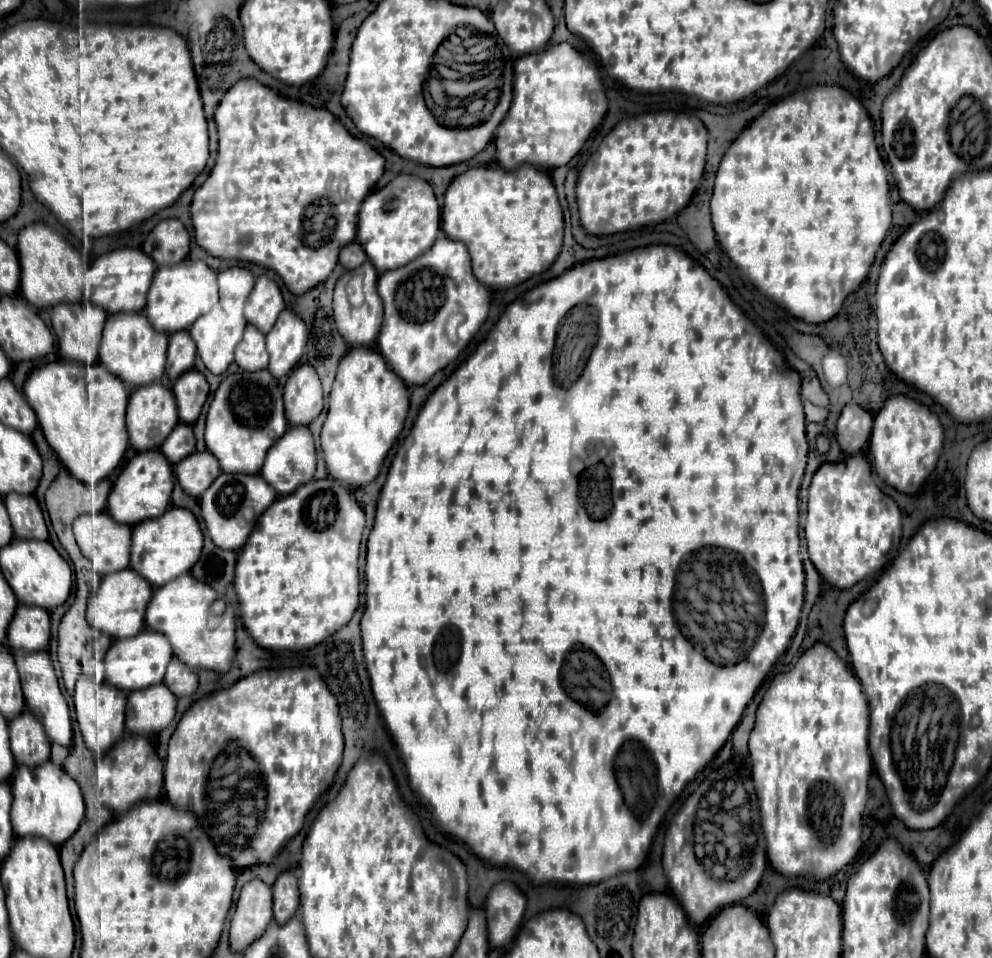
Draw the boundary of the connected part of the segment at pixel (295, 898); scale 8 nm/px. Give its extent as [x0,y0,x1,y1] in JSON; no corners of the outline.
[272,872,300,924]

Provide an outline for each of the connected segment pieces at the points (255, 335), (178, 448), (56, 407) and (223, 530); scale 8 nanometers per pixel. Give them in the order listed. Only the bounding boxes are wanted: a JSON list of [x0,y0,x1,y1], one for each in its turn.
[[236,324,268,372],[160,424,196,464],[22,360,128,486],[200,472,276,552]]

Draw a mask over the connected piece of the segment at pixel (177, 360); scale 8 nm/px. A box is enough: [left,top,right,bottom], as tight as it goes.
[166,332,196,382]

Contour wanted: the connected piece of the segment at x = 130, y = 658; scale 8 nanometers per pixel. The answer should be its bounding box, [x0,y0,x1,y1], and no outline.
[104,628,172,692]

